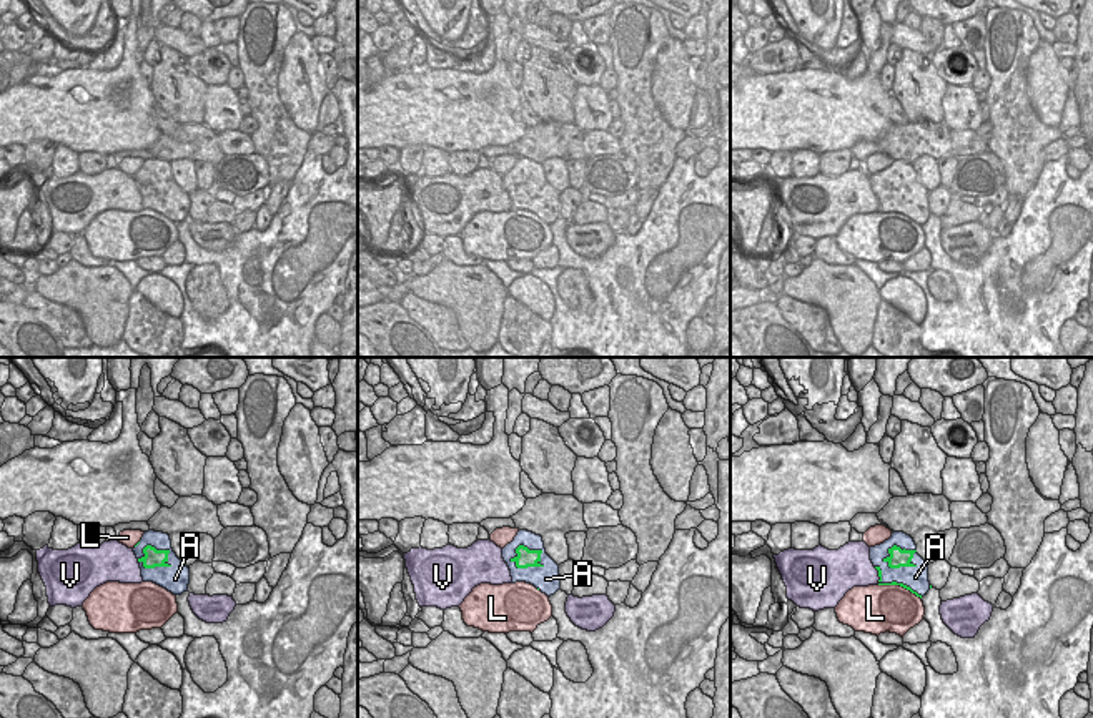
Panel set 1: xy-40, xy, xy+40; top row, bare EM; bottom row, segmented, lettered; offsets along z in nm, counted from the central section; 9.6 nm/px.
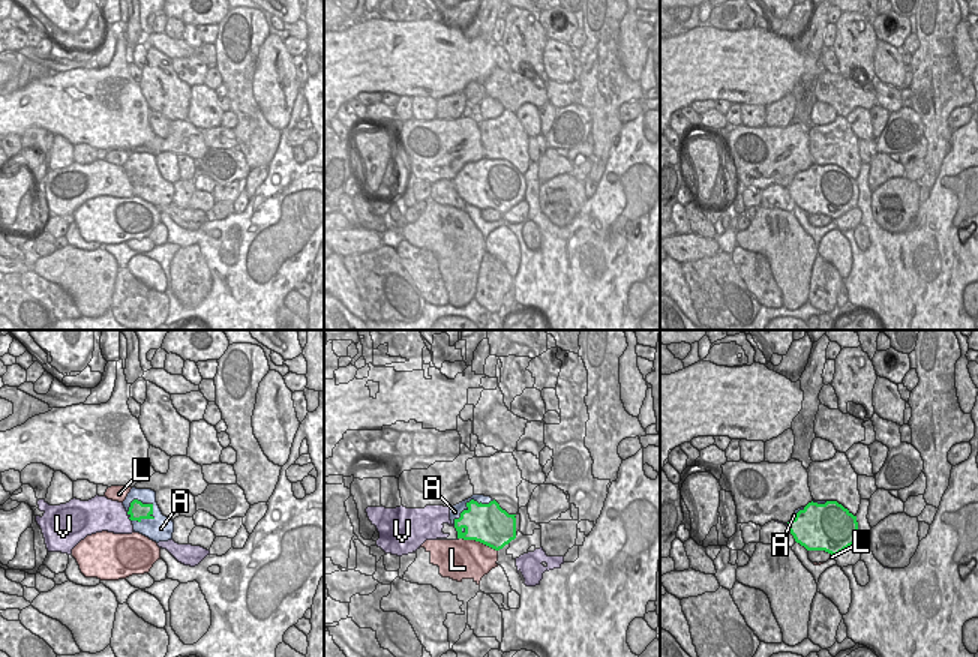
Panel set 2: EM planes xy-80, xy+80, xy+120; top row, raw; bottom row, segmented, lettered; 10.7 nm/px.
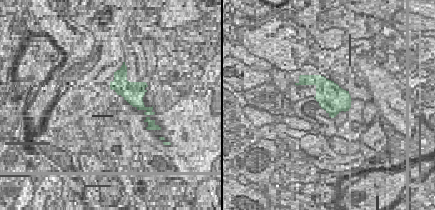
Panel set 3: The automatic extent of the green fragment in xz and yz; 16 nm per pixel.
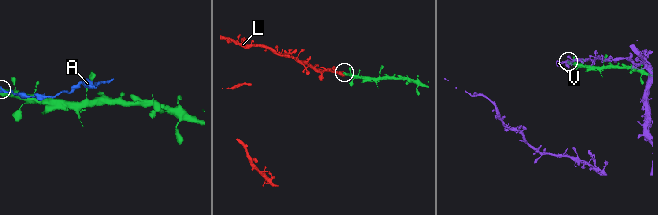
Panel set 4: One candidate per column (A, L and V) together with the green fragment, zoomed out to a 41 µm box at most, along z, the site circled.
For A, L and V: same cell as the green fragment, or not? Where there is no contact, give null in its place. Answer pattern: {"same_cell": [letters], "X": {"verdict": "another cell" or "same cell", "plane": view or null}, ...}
{"same_cell": ["L"], "A": {"verdict": "another cell", "plane": "xy"}, "L": {"verdict": "same cell", "plane": "xy+40"}, "V": {"verdict": "another cell", "plane": "xy+40"}}

